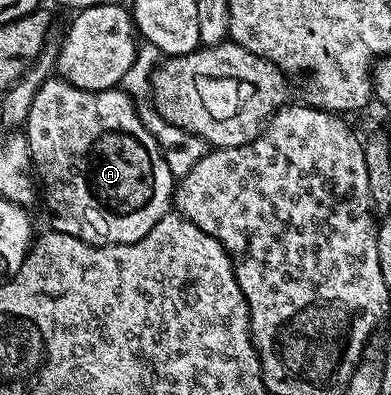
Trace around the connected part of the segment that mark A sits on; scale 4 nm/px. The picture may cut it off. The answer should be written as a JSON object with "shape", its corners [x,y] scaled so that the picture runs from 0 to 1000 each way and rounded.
{"shape":[[[123,197],[95,228],[64,306],[69,367],[79,382],[87,443],[105,468],[105,506],[130,534],[128,575],[220,618],[338,618],[417,547],[442,516],[453,448],[422,410],[412,370],[366,314],[366,294],[322,233],[302,220],[256,233],[207,228],[159,197]]]}

